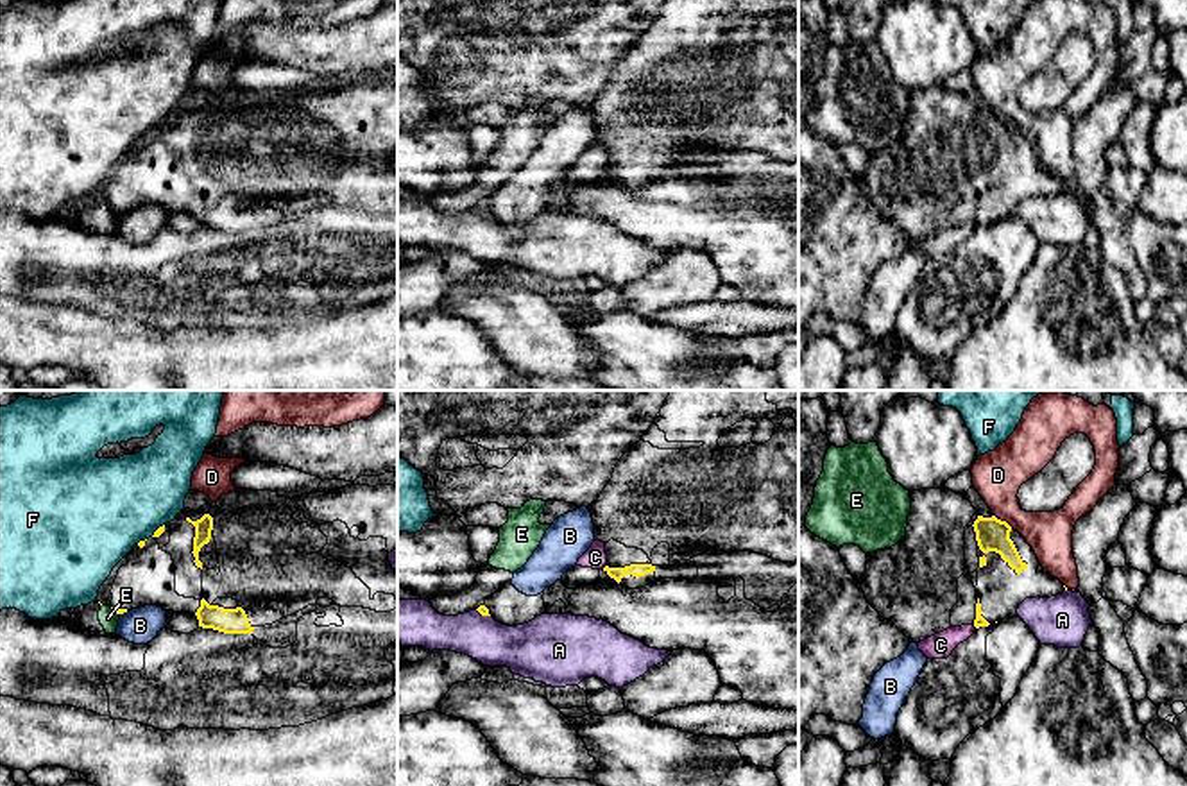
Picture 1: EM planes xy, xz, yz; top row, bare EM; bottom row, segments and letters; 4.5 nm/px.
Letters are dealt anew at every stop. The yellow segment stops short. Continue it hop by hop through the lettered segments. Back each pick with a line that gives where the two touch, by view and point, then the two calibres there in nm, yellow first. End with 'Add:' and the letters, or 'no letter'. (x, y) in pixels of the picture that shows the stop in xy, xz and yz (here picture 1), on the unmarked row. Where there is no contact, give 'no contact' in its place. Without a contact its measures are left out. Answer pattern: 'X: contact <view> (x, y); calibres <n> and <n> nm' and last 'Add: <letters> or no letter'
Add: no letter

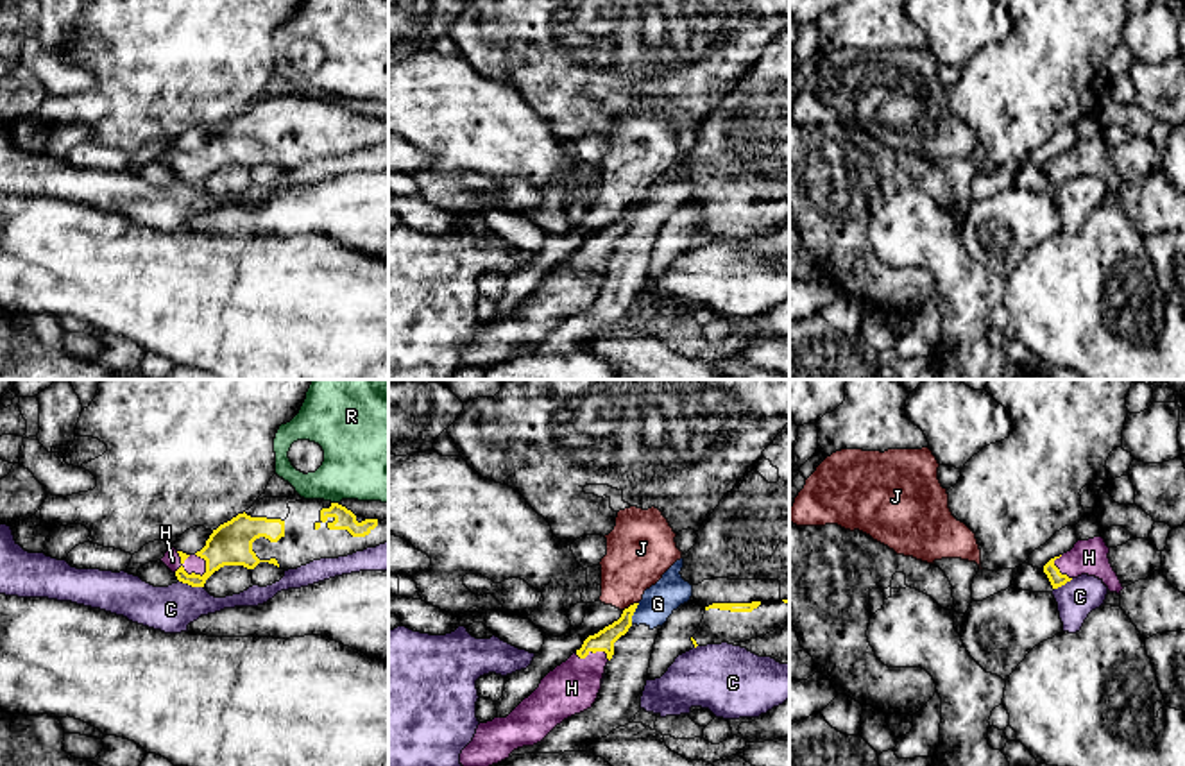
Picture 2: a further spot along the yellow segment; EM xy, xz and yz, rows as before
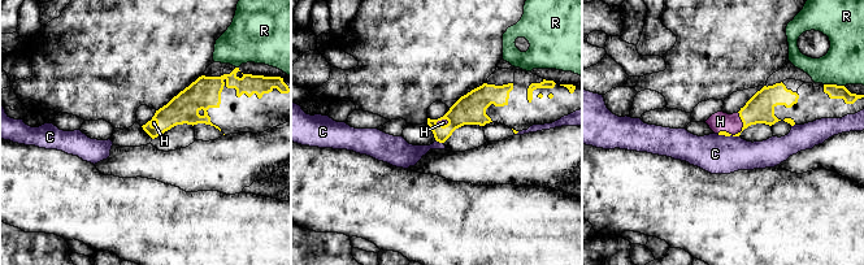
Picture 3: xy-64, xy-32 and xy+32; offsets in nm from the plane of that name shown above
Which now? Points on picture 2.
H: contact xy (185, 170); calibres 190 and 80 nm
Add: H

